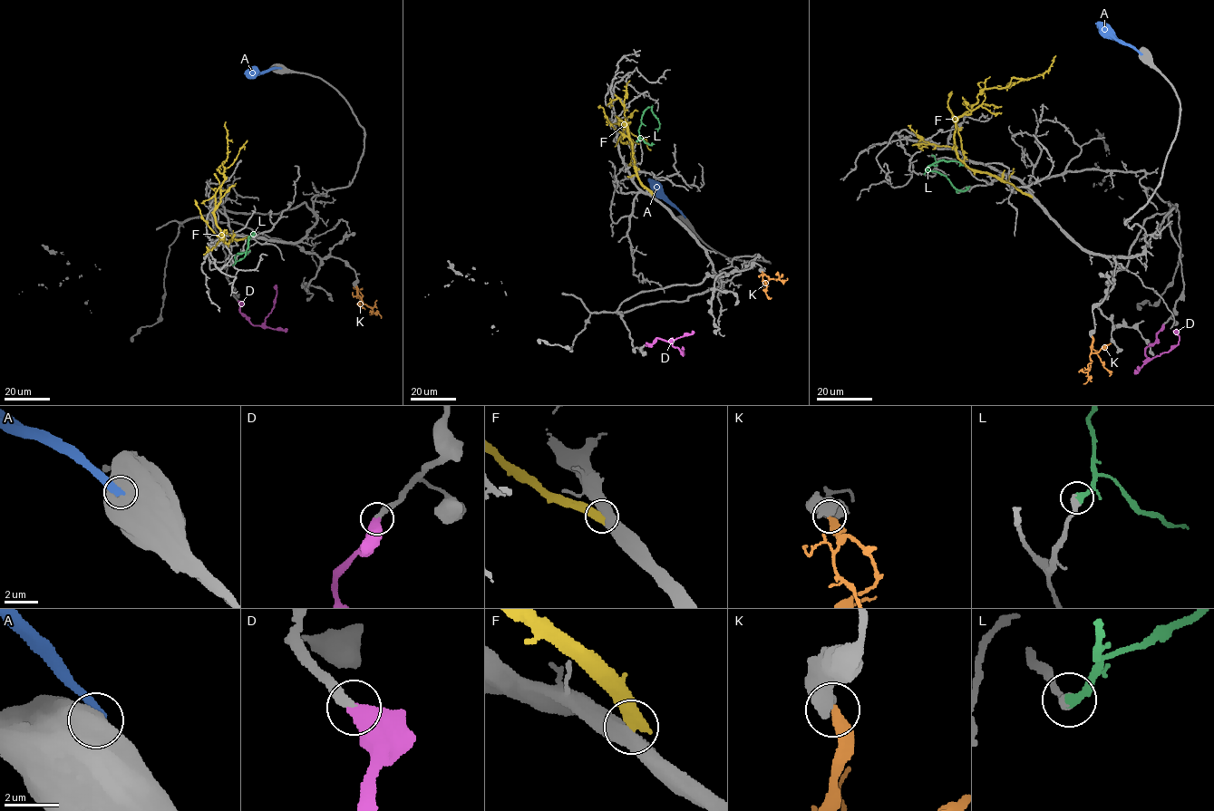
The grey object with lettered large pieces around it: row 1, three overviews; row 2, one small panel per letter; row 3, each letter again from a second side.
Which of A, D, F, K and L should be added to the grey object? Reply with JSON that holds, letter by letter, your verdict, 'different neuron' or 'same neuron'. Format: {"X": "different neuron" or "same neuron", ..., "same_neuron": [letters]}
{"A": "different neuron", "D": "same neuron", "F": "different neuron", "K": "different neuron", "L": "same neuron", "same_neuron": ["D", "L"]}

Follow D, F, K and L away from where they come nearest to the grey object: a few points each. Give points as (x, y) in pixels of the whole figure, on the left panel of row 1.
D: (238, 301), (239, 312), (253, 325), (261, 325), (273, 307), (275, 284)
F: (247, 236), (229, 240), (228, 244), (214, 212), (215, 193), (225, 176), (217, 169), (227, 158), (226, 121)
K: (355, 286), (363, 304), (378, 313), (381, 318)
L: (233, 265), (235, 255), (246, 251), (256, 230), (251, 233)

